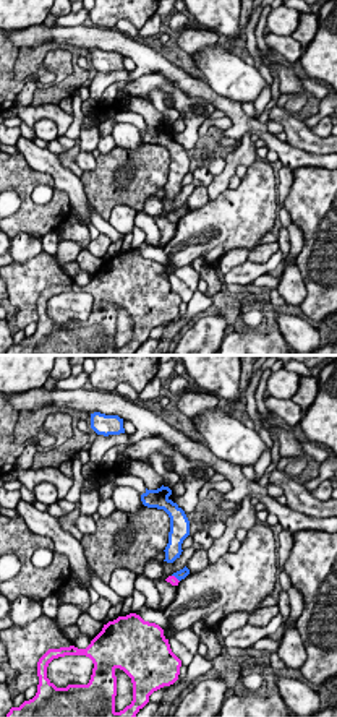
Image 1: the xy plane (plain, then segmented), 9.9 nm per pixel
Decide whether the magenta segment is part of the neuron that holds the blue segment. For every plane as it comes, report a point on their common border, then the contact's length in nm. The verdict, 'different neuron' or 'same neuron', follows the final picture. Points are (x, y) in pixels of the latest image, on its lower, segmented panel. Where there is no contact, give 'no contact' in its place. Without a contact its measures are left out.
meets blue at (175, 576); contact 110 nm long

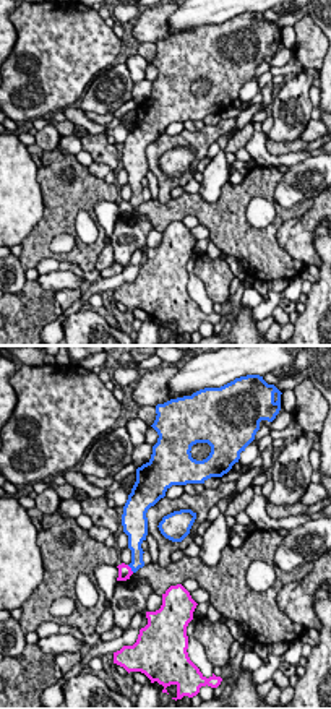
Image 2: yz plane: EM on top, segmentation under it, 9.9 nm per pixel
meets blue at (130, 567); contact 110 nm long

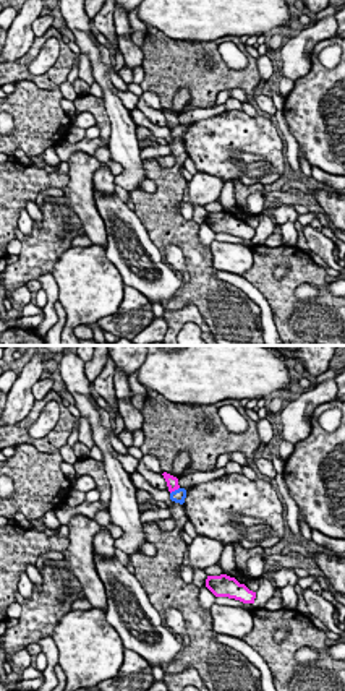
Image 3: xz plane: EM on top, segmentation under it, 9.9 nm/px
meets blue at (175, 490); contact 120 nm long

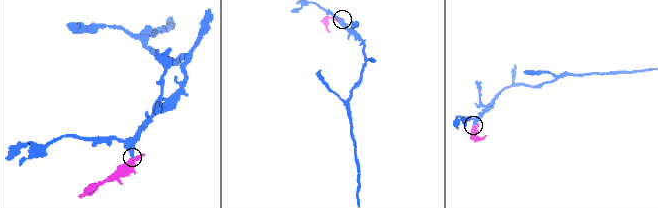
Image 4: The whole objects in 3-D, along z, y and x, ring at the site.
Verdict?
different neuron

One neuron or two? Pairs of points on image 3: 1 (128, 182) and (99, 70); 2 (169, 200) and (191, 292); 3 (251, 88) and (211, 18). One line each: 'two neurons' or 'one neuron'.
1: one neuron
2: one neuron
3: two neurons

